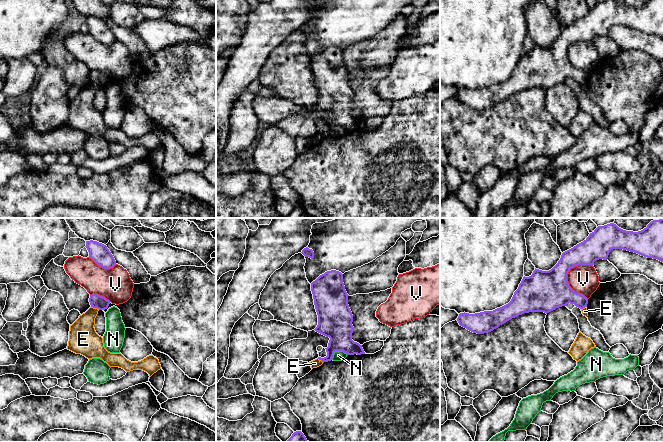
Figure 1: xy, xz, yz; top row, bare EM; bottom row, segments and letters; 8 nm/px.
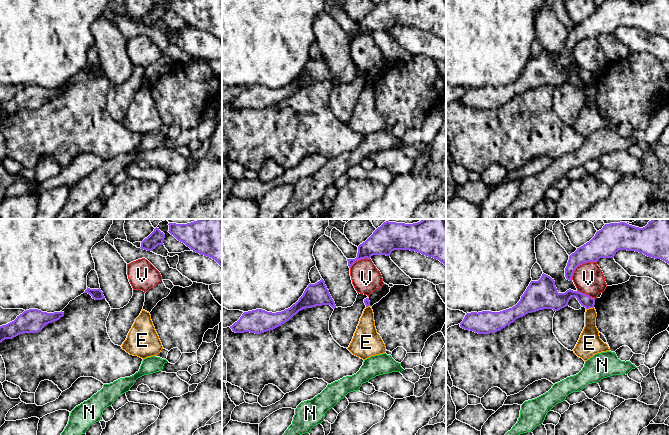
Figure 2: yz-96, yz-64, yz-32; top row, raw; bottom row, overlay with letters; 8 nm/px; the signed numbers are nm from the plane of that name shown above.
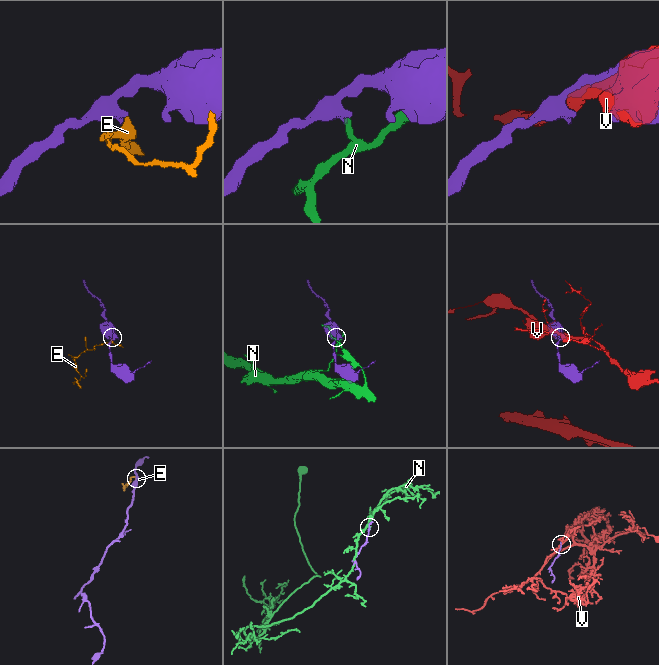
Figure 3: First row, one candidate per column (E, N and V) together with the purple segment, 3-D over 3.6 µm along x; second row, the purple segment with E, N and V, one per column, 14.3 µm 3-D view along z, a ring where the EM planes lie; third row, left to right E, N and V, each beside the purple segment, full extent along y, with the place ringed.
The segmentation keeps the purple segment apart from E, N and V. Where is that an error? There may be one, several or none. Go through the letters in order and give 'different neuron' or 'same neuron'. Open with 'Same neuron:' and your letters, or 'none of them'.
Same neuron: none of them
E: different neuron
N: different neuron
V: different neuron

